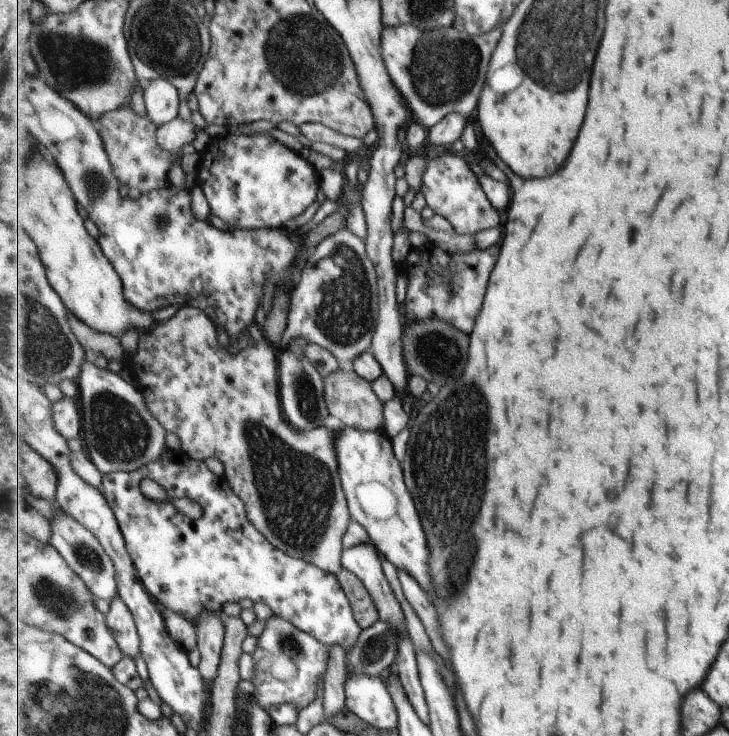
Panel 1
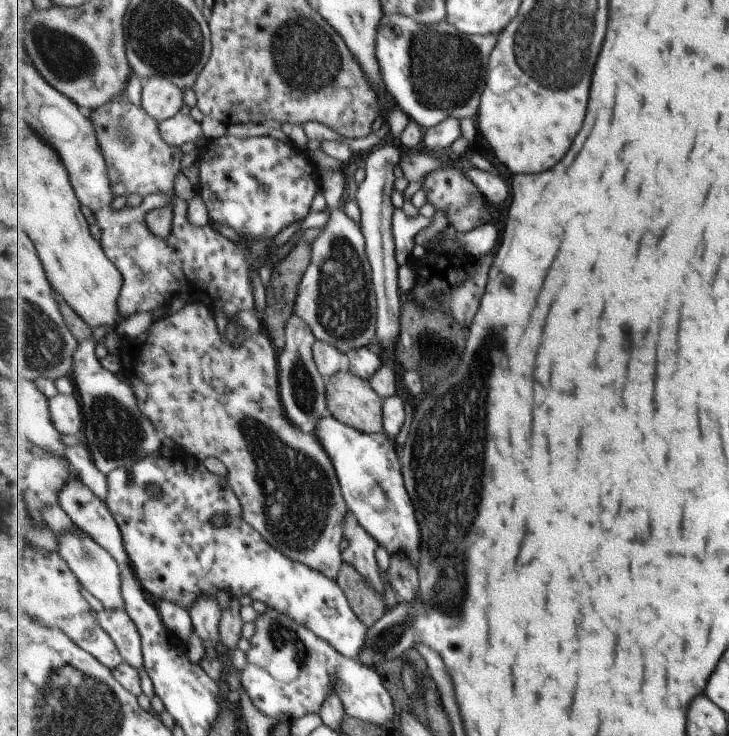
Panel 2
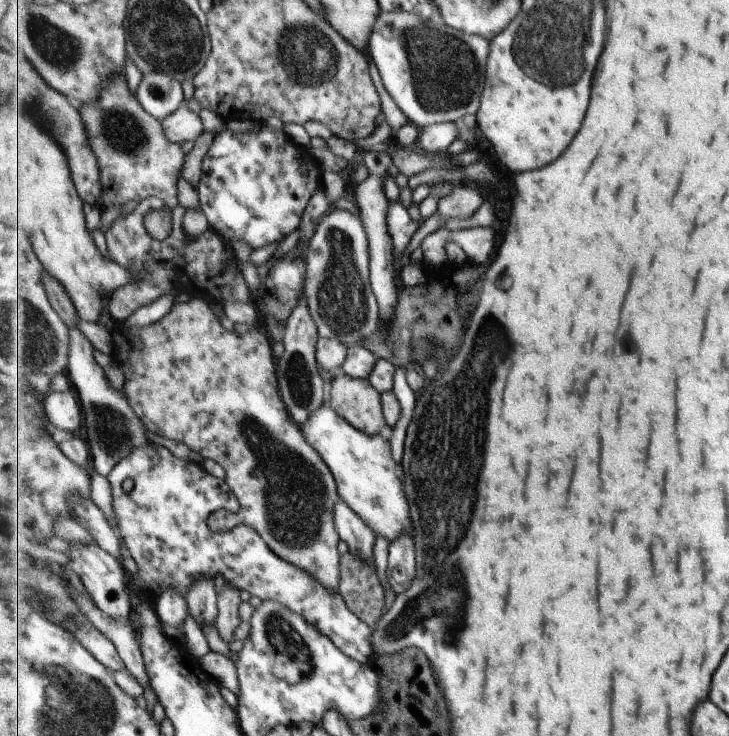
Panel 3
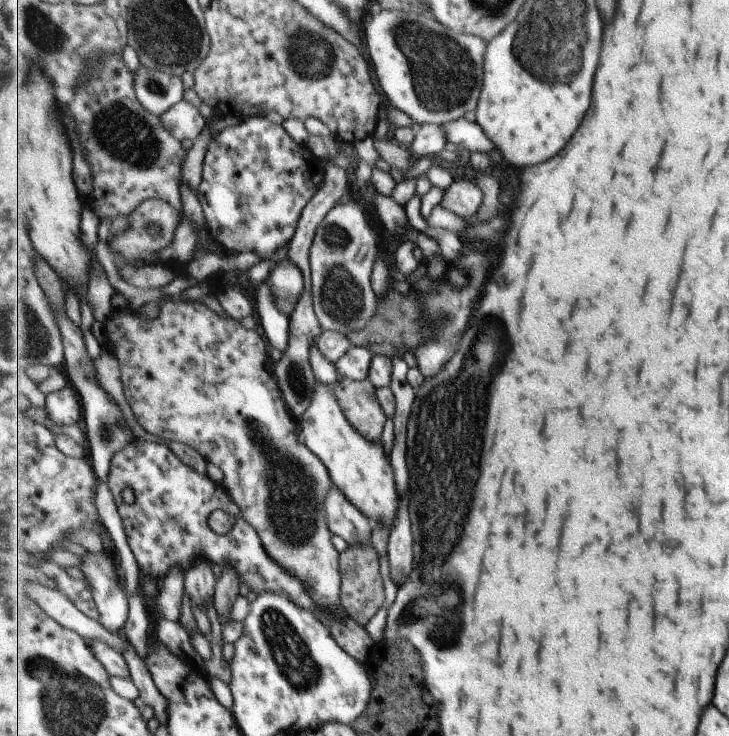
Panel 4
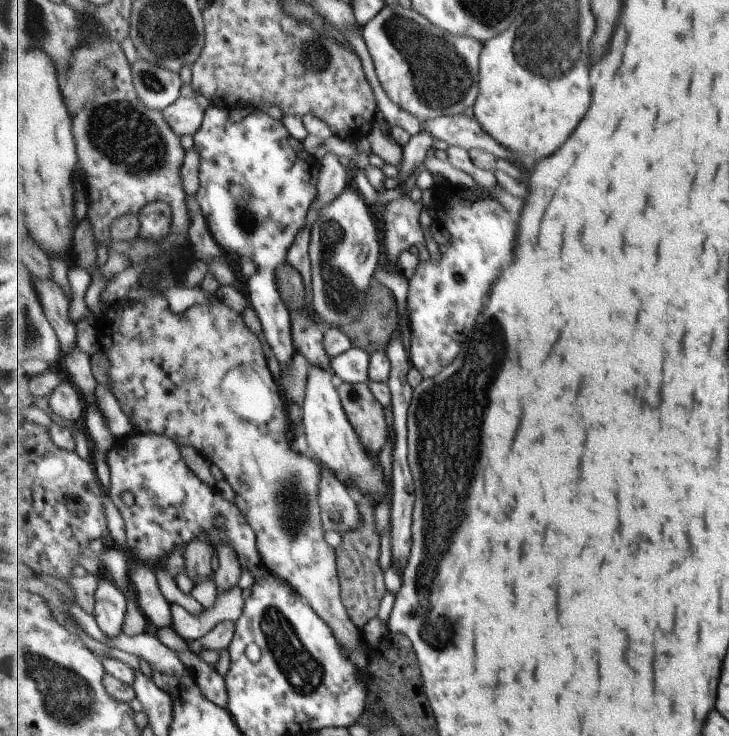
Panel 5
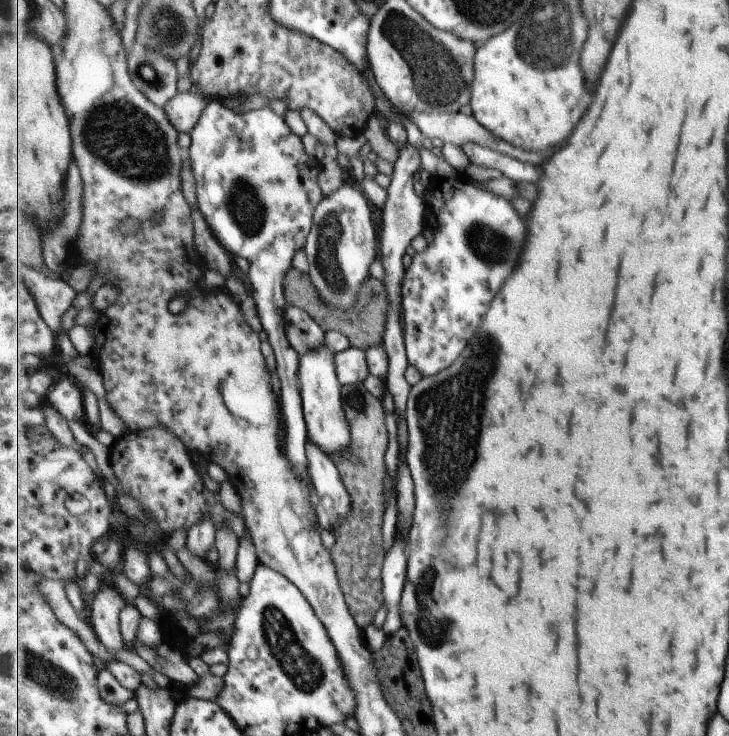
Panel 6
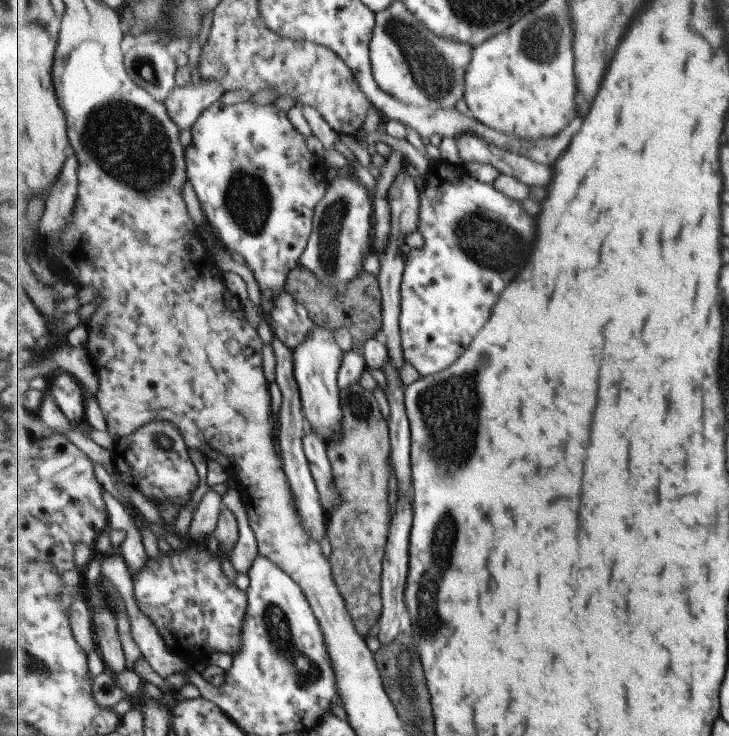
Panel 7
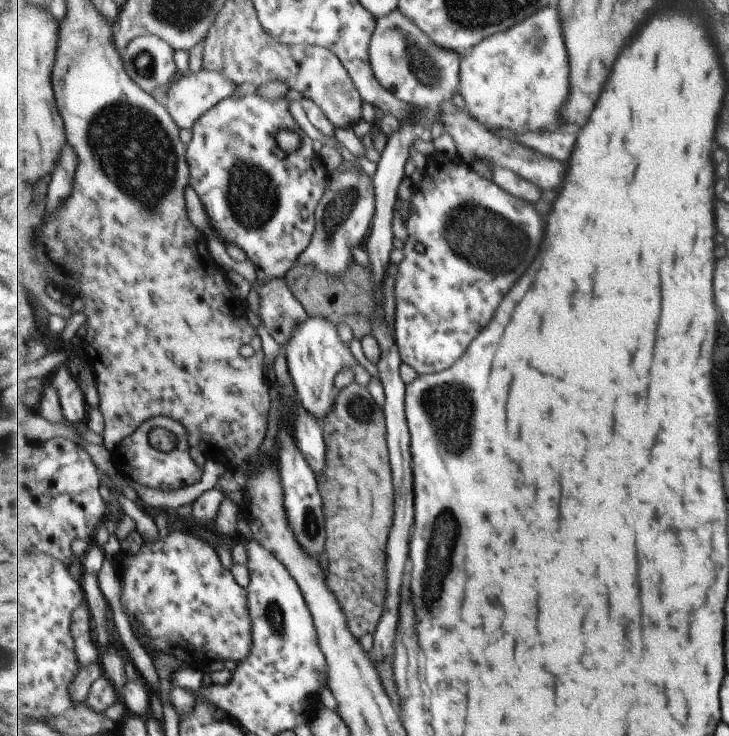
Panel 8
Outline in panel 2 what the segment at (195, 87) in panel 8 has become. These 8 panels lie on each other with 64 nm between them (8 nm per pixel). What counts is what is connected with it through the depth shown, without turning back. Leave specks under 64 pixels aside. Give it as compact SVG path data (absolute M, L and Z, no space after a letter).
M178 112L173 118L160 122L160 130L167 144L175 148L183 146L185 142L197 143L199 137L203 137L201 122L185 112Z

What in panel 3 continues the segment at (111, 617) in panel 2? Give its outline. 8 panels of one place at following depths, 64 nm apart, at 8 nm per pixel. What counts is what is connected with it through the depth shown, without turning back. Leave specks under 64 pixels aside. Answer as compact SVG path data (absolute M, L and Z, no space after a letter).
M71 586L71 594L78 599L83 614L118 647L119 654L125 661L126 670L129 670L141 682L144 689L149 688L151 680L147 676L142 642L138 642L135 638L135 630L129 624L128 618L111 618L97 606L89 592L85 594L77 590L75 586Z

